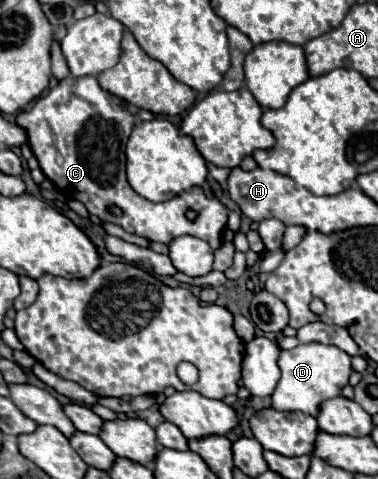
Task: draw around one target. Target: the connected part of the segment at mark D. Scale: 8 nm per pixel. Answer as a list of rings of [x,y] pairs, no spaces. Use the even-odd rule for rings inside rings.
[[[307,343],[297,345],[295,349],[281,351],[279,357],[281,381],[275,387],[271,399],[277,411],[303,411],[307,415],[317,415],[323,401],[339,397],[341,389],[349,383],[351,375],[351,357],[335,345]]]

